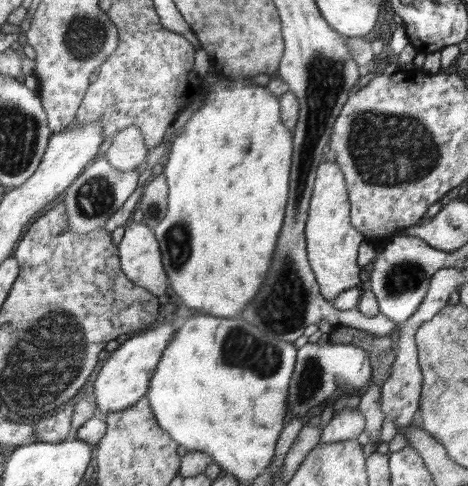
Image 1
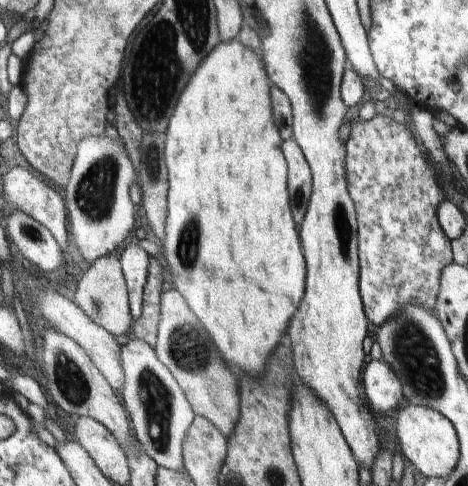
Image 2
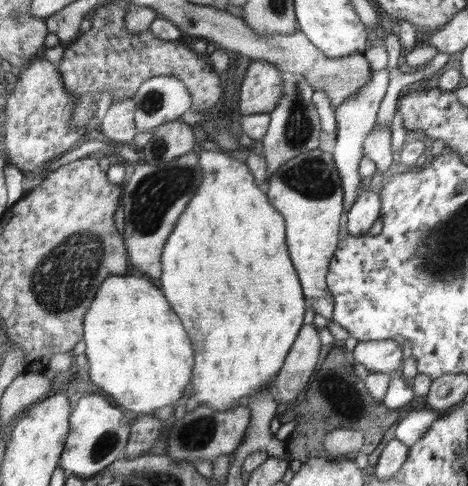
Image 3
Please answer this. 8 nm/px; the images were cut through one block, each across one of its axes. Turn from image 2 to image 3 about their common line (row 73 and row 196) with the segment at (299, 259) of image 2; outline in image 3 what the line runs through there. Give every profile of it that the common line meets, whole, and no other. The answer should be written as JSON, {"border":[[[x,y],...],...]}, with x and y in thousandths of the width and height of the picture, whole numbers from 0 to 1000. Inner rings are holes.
{"border":[[[425,313],[425,337],[429,337],[429,354],[434,354],[434,379],[425,383],[425,391],[417,395],[412,412],[395,424],[387,449],[378,449],[374,469],[365,473],[348,519],[344,519],[344,572],[340,572],[340,588],[344,601],[353,609],[353,617],[361,621],[361,634],[382,650],[404,700],[408,700],[408,716],[412,716],[412,757],[408,757],[408,774],[404,774],[404,794],[395,802],[395,835],[387,840],[391,848],[408,848],[417,840],[451,840],[464,848],[489,848],[506,835],[524,835],[532,827],[532,819],[553,815],[553,811],[583,811],[583,786],[592,778],[592,770],[600,765],[600,753],[613,737],[618,716],[626,712],[639,675],[647,671],[647,642],[652,642],[652,609],[647,609],[647,593],[639,580],[639,568],[630,560],[630,547],[613,523],[613,506],[609,506],[609,453],[605,444],[571,416],[571,403],[562,395],[562,387],[545,387],[541,383],[541,362],[532,358],[528,337],[498,329],[472,313]]]}

